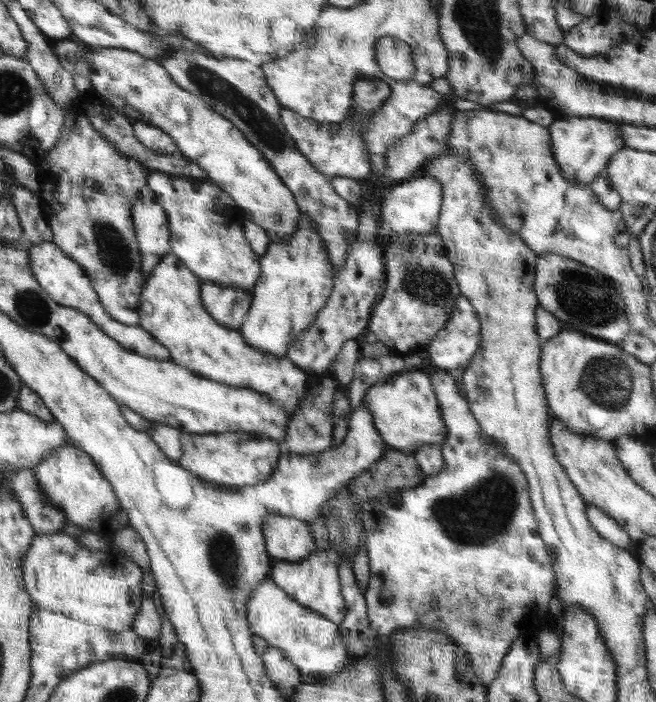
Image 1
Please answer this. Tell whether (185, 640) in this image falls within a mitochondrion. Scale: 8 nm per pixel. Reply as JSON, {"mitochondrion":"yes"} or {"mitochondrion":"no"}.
{"mitochondrion":"no"}

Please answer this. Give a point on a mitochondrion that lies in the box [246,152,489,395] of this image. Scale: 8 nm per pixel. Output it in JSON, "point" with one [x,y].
{"point":[429,285]}

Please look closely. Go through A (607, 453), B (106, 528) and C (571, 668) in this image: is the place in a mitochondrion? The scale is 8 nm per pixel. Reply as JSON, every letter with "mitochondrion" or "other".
{"A":"other","B":"other","C":"other"}

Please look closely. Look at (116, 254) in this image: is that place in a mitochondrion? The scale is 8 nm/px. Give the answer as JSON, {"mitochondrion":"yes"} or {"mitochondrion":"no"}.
{"mitochondrion":"yes"}

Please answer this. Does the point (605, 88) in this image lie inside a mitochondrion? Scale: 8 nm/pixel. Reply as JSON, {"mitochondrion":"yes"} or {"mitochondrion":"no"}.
{"mitochondrion":"no"}

